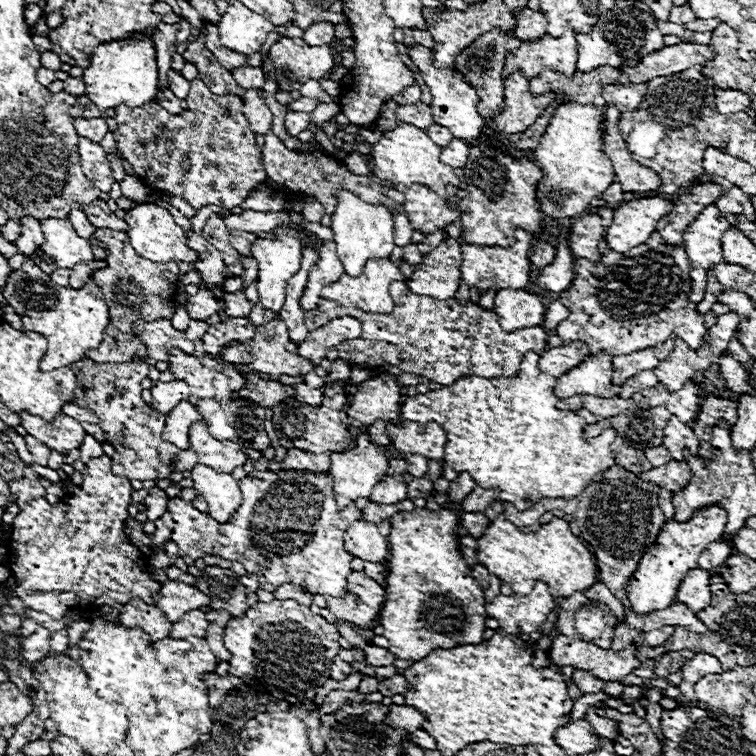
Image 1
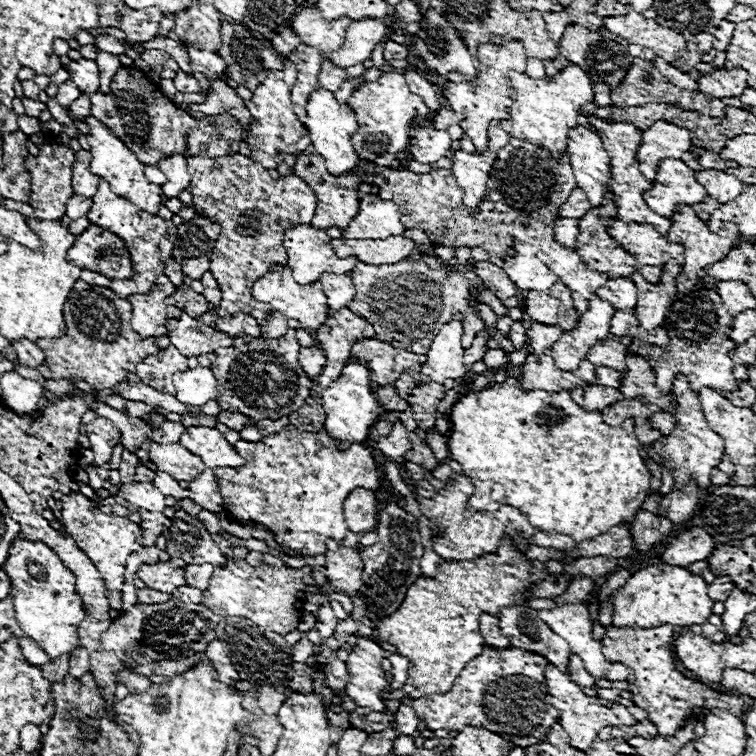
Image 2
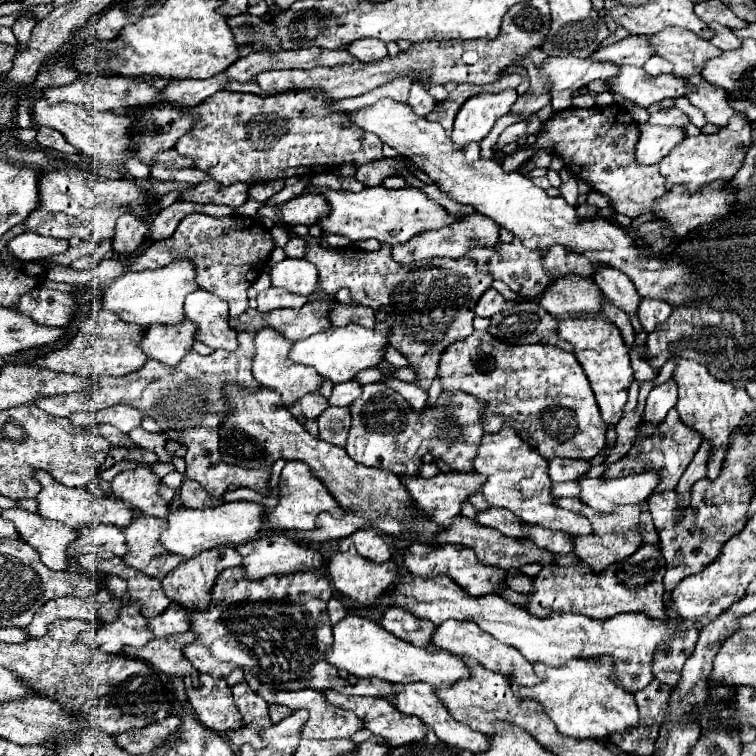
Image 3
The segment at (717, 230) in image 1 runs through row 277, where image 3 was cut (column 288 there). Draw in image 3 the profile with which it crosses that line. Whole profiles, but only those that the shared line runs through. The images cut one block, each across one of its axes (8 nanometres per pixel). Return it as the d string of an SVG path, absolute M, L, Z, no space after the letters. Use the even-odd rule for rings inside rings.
M260 686L260 690L256 692L258 696L262 696L268 704L282 704L288 706L292 710L308 710L308 720L302 728L302 736L304 738L320 738L320 740L328 740L328 738L352 738L352 734L356 730L362 728L362 722L348 710L336 708L332 706L322 692L316 692L312 688L304 688L304 690L270 690Z

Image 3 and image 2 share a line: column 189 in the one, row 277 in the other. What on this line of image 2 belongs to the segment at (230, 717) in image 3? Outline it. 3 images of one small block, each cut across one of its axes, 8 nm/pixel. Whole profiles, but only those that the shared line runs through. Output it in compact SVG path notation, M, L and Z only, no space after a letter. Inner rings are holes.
M678 204L676 206L676 212L672 214L670 218L672 222L672 228L670 228L670 234L668 234L668 240L672 242L680 242L684 246L684 268L688 270L690 274L690 280L696 284L700 278L698 278L698 272L704 268L704 266L710 266L710 264L716 264L720 262L724 256L726 256L726 248L730 251L730 246L736 244L739 240L739 230L737 225L730 223L728 228L721 228L719 232L710 232L710 228L696 216L696 212L692 208L688 208L686 204Z

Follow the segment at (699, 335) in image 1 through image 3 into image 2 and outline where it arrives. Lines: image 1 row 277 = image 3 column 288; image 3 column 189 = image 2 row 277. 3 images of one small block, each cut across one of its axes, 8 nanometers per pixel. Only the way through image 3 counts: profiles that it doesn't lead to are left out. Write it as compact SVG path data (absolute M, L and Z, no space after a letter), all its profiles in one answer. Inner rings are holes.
M608 192L608 200L604 206L600 208L592 208L588 210L580 220L578 220L578 240L576 240L576 252L580 254L580 258L584 260L584 264L588 264L588 268L592 270L598 270L598 272L608 272L610 278L616 278L616 276L632 276L634 272L642 272L642 276L656 284L660 282L660 268L646 268L646 266L640 266L638 260L626 252L620 244L616 244L616 240L612 240L612 236L608 236L608 222L616 218L616 196L612 192Z

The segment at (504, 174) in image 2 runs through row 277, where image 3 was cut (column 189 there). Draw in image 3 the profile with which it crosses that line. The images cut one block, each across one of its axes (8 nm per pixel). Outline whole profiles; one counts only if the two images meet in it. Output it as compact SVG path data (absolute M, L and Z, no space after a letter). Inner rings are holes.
M220 546L220 548L212 548L208 552L200 552L194 558L188 558L186 562L182 562L178 568L174 568L172 572L168 572L168 576L162 578L162 588L164 594L174 600L176 604L184 606L184 608L206 608L208 600L210 600L210 590L214 586L216 576L224 570L224 568L234 568L242 564L242 556L230 548L230 546Z

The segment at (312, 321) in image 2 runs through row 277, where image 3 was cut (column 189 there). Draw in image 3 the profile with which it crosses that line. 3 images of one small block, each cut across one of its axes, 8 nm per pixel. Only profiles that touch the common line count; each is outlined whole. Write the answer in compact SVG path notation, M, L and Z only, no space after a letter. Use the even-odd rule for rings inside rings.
M180 260L176 264L156 268L156 270L144 270L144 272L126 272L112 280L112 284L106 286L99 303L101 310L110 310L118 314L128 324L148 326L148 324L178 324L184 320L184 298L186 294L194 292L198 288L194 280L194 266L188 260Z

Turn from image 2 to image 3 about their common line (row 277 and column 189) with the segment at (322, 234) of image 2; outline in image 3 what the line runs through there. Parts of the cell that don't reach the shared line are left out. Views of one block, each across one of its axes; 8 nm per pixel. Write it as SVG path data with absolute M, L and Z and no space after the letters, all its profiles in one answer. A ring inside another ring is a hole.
M196 290L188 294L184 314L198 326L194 332L196 340L214 350L236 350L236 330L228 326L228 304L224 300L206 290Z

